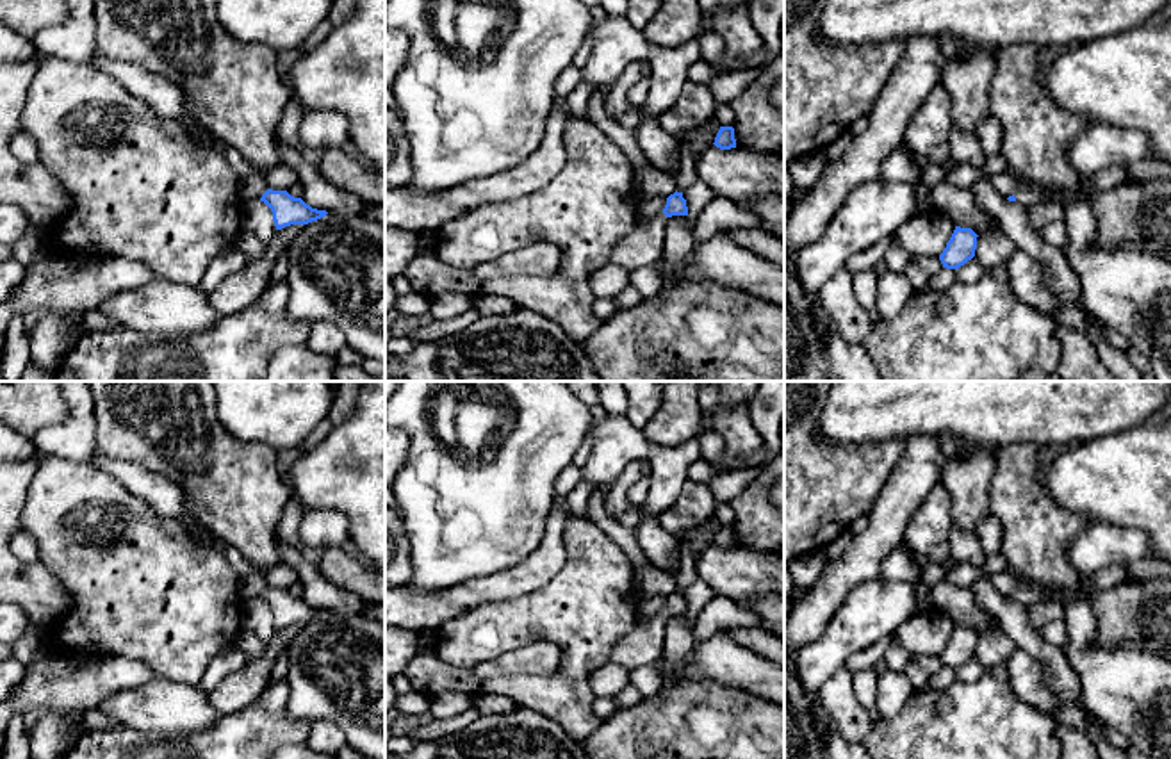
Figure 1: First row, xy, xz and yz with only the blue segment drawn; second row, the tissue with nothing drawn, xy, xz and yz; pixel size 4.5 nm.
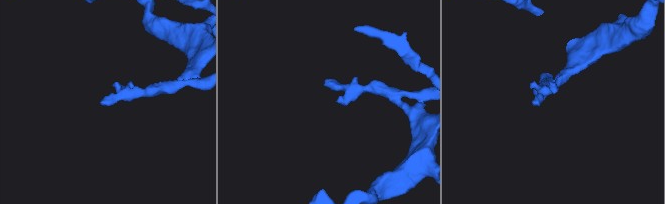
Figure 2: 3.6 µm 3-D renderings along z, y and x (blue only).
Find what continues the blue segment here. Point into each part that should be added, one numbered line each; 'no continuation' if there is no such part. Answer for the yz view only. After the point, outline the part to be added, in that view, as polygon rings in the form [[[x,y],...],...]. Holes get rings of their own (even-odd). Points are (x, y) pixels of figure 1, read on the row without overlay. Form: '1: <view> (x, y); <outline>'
1: yz (1034, 592); [[[1028,581],[1027,584],[1021,584],[1016,592],[1016,602],[1023,604],[1027,609],[1032,606],[1044,606],[1050,604],[1052,597],[1059,592],[1060,588],[1041,583],[1041,581]]]

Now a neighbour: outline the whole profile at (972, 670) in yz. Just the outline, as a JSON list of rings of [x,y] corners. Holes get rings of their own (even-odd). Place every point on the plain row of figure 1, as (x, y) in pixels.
[[[975,656],[971,659],[968,659],[964,665],[961,665],[959,668],[955,668],[955,675],[957,681],[962,682],[975,682],[979,681],[984,673],[986,668]]]

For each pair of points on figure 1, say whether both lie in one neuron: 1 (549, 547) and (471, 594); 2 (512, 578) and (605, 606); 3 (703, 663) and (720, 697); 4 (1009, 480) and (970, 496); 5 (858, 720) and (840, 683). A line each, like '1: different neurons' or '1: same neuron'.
1: same neuron
2: different neurons
3: different neurons
4: different neurons
5: same neuron

